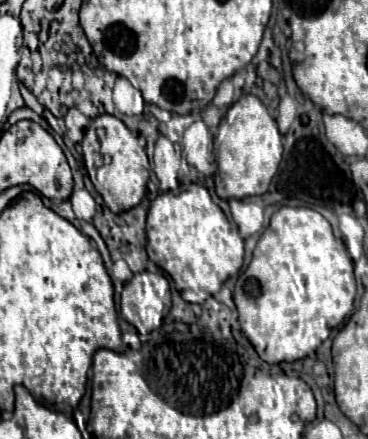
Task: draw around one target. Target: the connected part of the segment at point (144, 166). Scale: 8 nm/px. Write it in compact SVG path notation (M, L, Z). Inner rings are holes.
M102 114L92 120L81 142L84 167L95 190L102 198L104 204L112 212L126 212L140 204L146 192L148 182L148 156L146 156L146 139L143 135L132 133L122 120L110 114Z

